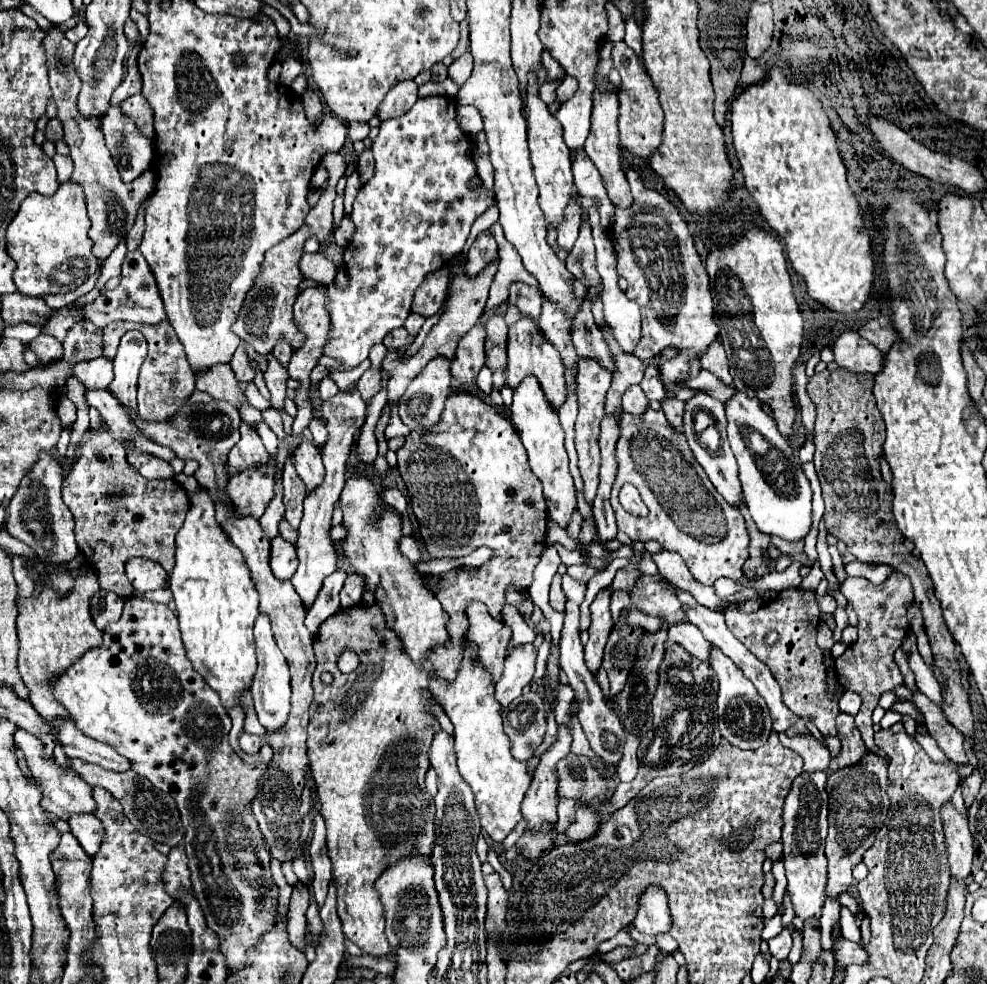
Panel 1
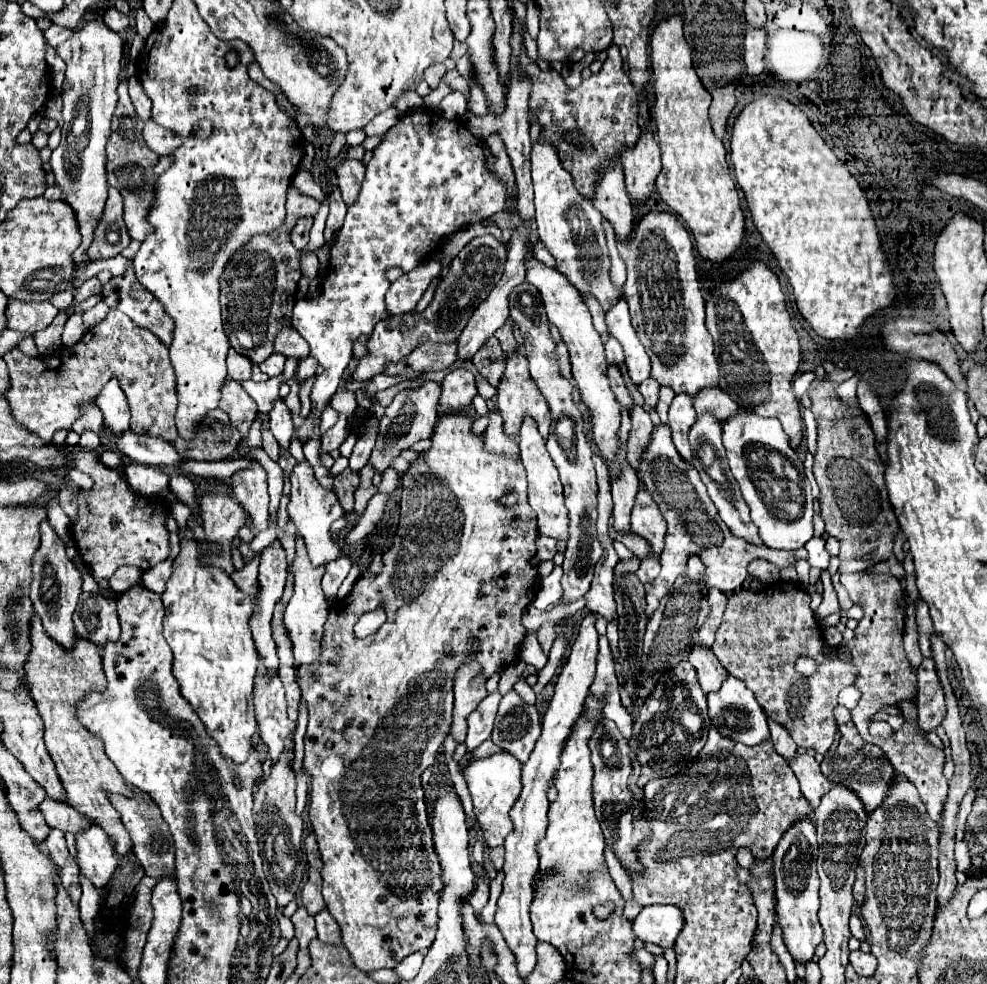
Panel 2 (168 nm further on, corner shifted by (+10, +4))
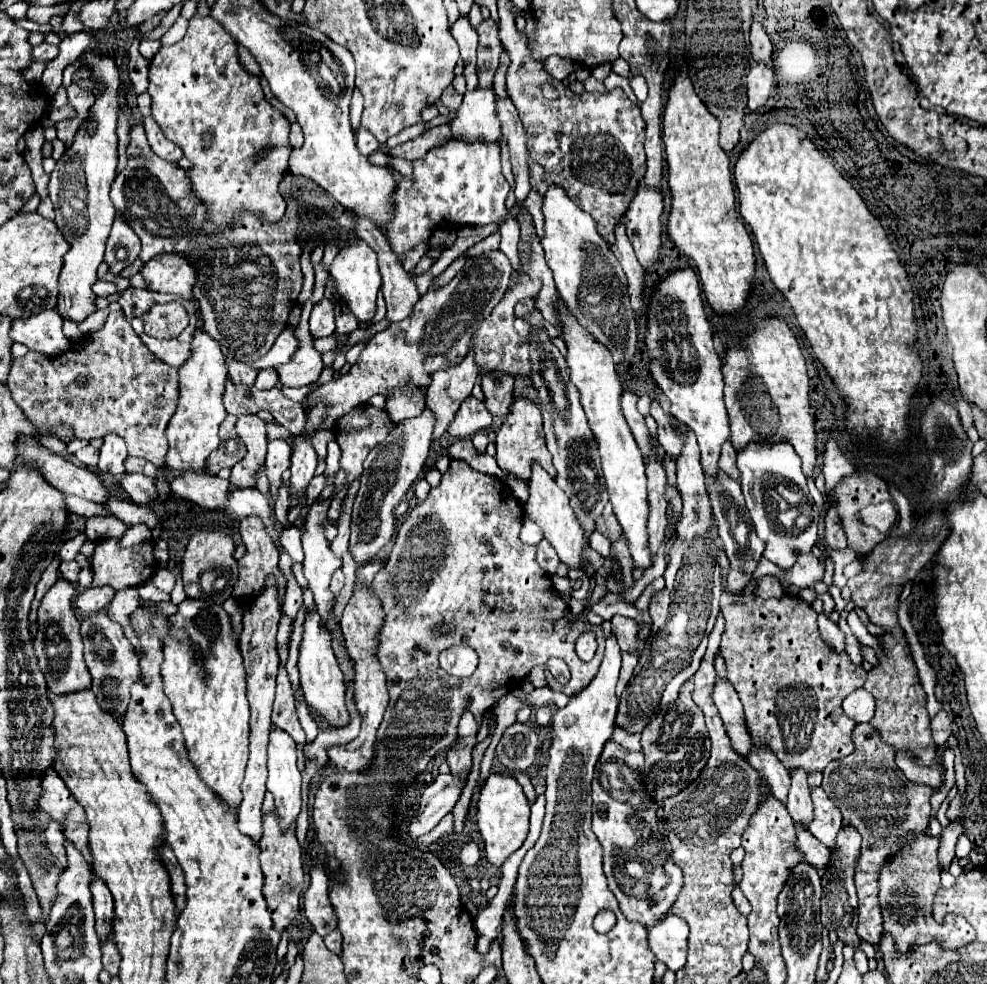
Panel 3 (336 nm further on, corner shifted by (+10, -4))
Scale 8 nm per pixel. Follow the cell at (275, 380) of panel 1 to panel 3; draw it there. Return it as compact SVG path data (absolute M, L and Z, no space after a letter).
M276 439L268 443L266 455L266 475L270 481L270 495L276 501L278 489L282 485L282 473L290 467L290 447L284 439Z

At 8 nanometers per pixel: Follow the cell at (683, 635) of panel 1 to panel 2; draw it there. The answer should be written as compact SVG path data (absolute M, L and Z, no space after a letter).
M698 643L692 645L688 661L696 669L698 681L700 681L700 687L704 693L716 691L728 675L726 669L720 665L720 661L712 655L712 651L708 647L698 647Z

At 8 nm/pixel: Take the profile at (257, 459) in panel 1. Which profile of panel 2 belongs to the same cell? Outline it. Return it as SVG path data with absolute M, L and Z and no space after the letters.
M252 459L250 467L236 471L230 477L232 495L248 511L254 527L264 531L268 527L268 483L264 467Z

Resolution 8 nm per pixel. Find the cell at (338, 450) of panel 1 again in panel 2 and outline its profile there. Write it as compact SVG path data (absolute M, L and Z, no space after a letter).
M296 535L296 557L292 561L292 577L294 577L294 595L290 597L286 611L284 611L284 623L290 631L290 641L294 645L294 659L300 665L306 663L318 663L320 659L320 639L324 631L324 621L330 611L330 603L326 603L326 597L320 589L320 579L324 575L322 567L314 567L306 555L306 545L302 543L302 537Z

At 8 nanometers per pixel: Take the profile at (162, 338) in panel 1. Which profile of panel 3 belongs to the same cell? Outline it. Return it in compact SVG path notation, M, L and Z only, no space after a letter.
M112 311L100 331L90 333L80 343L74 343L74 347L64 355L48 357L40 353L26 353L24 357L14 359L8 377L8 389L16 405L40 429L40 435L50 435L50 427L58 423L72 425L76 439L94 439L104 437L106 433L116 433L126 441L128 453L132 457L148 459L156 467L164 465L164 431L178 405L178 371L148 351L122 311Z

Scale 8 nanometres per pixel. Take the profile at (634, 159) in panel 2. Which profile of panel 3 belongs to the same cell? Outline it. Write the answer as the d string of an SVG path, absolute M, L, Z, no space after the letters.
M640 185L624 217L626 233L630 235L634 253L644 269L652 269L652 265L660 259L662 211L664 211L662 193Z

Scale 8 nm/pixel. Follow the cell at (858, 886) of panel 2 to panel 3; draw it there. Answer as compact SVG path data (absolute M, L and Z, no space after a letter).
M858 723L854 729L854 745L856 751L830 767L824 769L822 789L836 803L842 813L844 827L852 827L862 835L862 847L858 855L858 863L854 869L854 885L858 891L858 935L870 945L878 945L882 937L882 907L878 903L878 871L894 851L898 851L898 843L902 839L910 839L914 835L922 835L928 831L930 823L930 795L932 789L928 785L910 783L904 773L894 763L894 747L884 743L876 729L868 723Z

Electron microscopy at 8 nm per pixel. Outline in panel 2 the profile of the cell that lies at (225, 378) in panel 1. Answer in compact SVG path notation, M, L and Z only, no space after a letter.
M228 379L226 383L222 383L222 399L218 407L228 413L230 423L240 431L242 437L246 437L248 427L256 417L256 403L238 381Z

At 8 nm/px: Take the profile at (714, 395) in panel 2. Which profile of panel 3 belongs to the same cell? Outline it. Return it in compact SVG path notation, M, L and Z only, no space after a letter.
M730 441L724 443L722 447L722 455L720 455L720 469L724 473L728 473L732 479L738 481L738 467L736 467L736 451L730 447Z

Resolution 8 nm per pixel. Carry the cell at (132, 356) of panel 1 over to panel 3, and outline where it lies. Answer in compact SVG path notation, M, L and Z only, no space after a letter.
M108 433L104 437L104 445L100 449L100 461L98 461L98 471L102 473L110 473L110 475L124 475L128 453L126 453L126 443L122 441L122 437Z

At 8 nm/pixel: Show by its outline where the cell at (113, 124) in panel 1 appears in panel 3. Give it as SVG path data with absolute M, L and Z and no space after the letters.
M134 125L130 129L130 145L128 145L128 165L112 183L112 203L116 211L124 213L128 225L142 241L142 261L150 261L162 253L178 251L178 255L188 255L192 259L192 267L198 271L198 283L194 285L194 297L200 305L202 327L212 339L218 341L224 357L238 359L244 363L254 363L262 355L270 351L276 337L286 329L288 313L298 301L298 293L302 287L302 271L300 271L300 255L302 249L296 243L296 227L299 227L298 207L300 202L294 196L296 183L300 176L288 172L279 184L279 191L287 203L286 213L278 223L264 223L252 211L242 211L238 219L230 227L218 227L208 219L206 205L198 199L190 187L190 179L184 169L180 169L172 161L160 159L148 145L144 127Z

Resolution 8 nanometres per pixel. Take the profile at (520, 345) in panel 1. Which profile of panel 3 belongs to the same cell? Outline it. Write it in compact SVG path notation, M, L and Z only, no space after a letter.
M516 397L512 407L510 407L510 415L504 419L498 435L496 435L496 461L498 467L522 481L530 481L530 471L534 463L540 463L550 477L556 475L552 459L550 459L550 451L546 449L546 439L544 439L544 431L542 431L542 415L540 415L540 407L530 403L524 397Z

